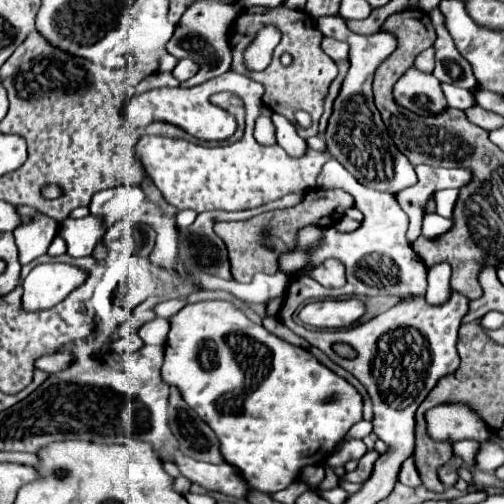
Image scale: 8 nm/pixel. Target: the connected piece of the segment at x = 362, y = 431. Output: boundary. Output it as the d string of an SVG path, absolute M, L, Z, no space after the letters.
M366 420L358 422L350 428L349 432L345 435L345 438L343 438L343 440L336 446L334 451L337 451L341 444L345 442L345 440L349 440L349 438L363 439L368 434L370 434L372 430L373 425L371 422Z

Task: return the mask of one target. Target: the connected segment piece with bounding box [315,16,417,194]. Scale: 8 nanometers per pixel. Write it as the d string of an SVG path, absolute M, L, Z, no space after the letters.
M317 18L315 26L323 32L323 36L337 36L343 38L351 46L351 68L343 82L343 88L333 104L333 114L329 118L329 126L325 132L327 150L333 154L335 160L339 160L361 184L379 190L397 194L407 186L413 186L417 182L415 170L409 164L409 160L397 150L393 140L387 134L385 124L381 122L381 114L373 104L373 74L377 66L387 60L393 50L397 48L397 38L389 32L377 32L371 36L359 36L351 32L343 18Z

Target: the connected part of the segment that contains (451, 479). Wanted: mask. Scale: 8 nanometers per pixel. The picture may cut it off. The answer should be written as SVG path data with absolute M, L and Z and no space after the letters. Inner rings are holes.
M455 456L449 464L445 464L445 466L441 466L439 468L439 478L441 478L441 482L445 484L445 486L453 486L457 480L459 480L459 468L461 468L463 464L461 464L461 460Z

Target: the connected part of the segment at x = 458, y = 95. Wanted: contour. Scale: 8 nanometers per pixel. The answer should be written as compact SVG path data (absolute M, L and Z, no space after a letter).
M443 84L443 92L445 92L445 98L449 102L451 108L459 108L459 110L467 110L471 106L475 106L475 96L471 90L463 90L463 88L457 88L453 84Z

